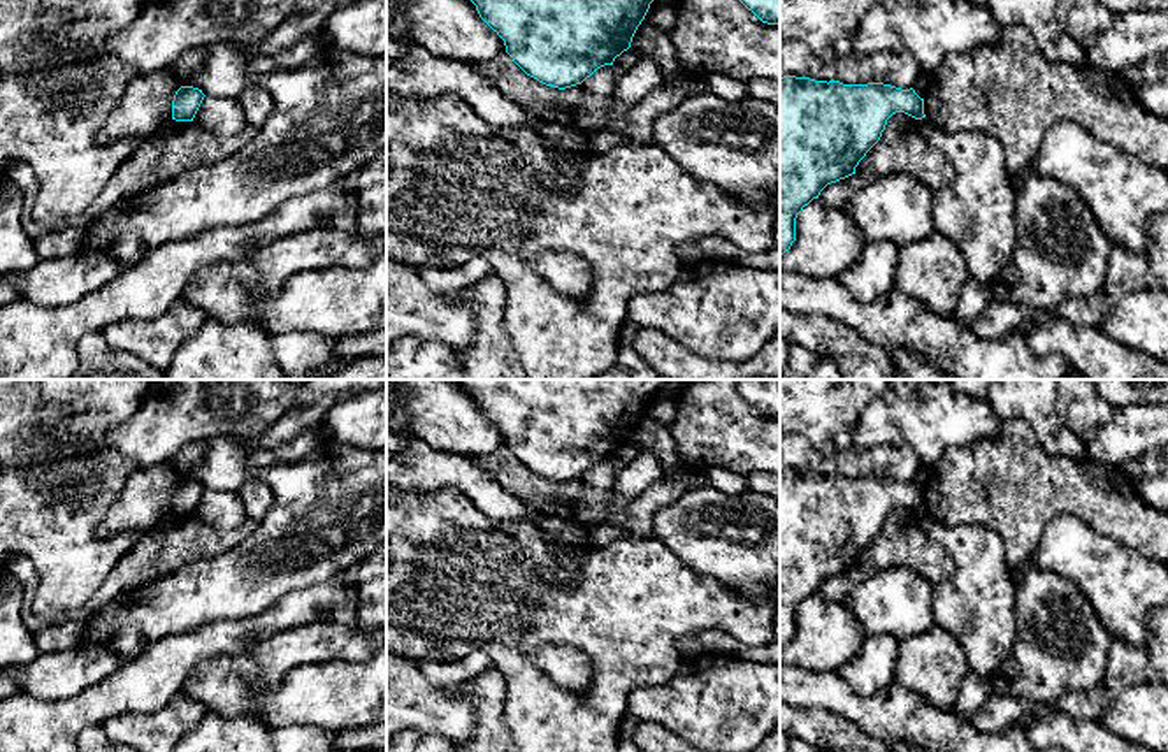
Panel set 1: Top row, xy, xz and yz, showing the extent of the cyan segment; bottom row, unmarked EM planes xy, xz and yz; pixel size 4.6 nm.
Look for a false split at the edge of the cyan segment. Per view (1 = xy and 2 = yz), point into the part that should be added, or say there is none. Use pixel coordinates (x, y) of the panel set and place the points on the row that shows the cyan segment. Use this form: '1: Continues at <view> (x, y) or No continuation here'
1: No continuation here
2: No continuation here

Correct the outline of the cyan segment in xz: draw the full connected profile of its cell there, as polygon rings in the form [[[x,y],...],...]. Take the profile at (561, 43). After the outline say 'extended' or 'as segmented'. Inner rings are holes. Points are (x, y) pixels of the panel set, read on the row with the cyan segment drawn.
[[[471,0],[530,77],[566,90],[613,65],[653,0]]]; as segmented

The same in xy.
[[[181,86],[172,100],[172,119],[193,121],[204,97],[205,95],[198,88]]]; as segmented

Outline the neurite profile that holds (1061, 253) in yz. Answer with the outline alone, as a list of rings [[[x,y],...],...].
[[[1031,169],[1013,195],[1019,242],[992,293],[1035,309],[1091,297],[1105,283],[1110,242],[1084,199]]]

